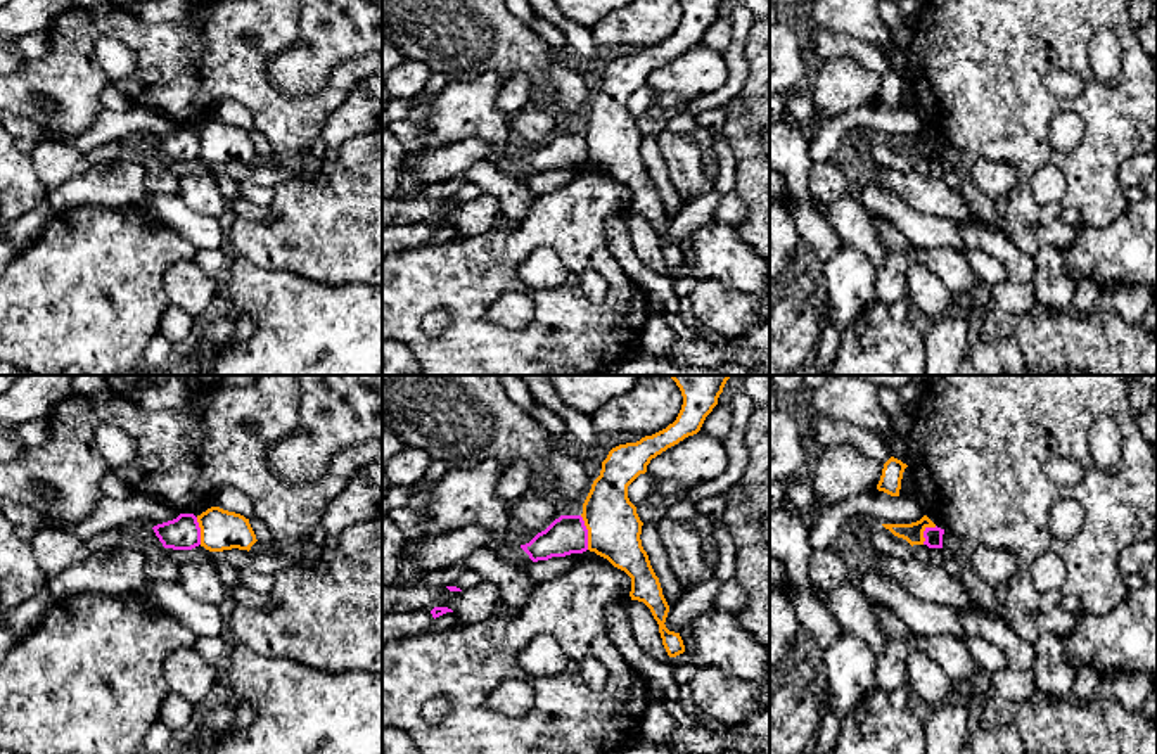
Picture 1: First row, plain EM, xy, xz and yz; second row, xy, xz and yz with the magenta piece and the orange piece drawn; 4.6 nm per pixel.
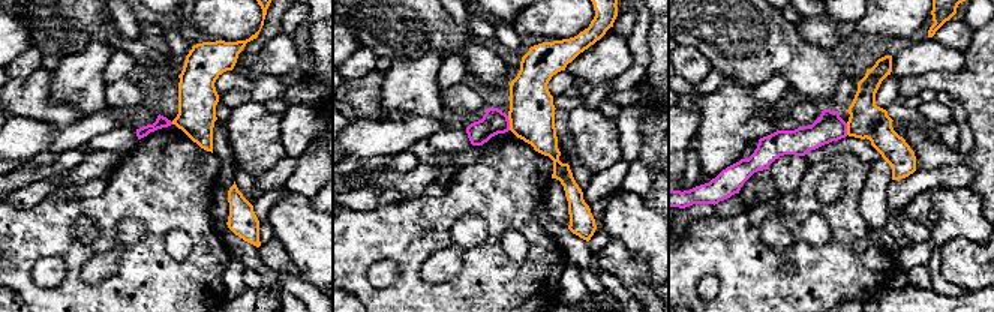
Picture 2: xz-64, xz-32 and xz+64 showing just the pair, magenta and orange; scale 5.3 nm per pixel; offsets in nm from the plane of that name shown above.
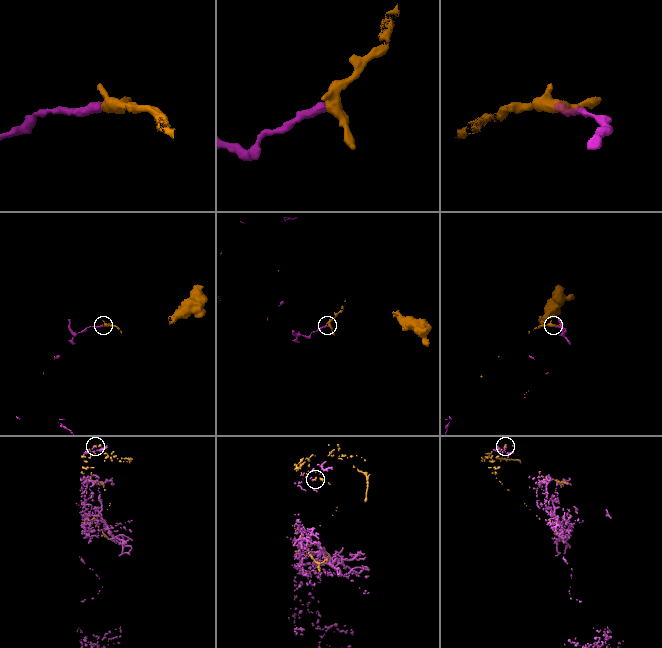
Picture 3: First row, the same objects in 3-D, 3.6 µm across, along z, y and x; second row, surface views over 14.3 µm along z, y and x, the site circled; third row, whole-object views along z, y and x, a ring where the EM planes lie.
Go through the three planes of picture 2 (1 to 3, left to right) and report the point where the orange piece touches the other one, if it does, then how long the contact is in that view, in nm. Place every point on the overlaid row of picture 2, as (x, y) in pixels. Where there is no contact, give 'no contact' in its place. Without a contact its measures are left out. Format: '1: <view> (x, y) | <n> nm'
1: no contact
2: xz-32 (508, 123) | 80 nm
3: xz+64 (846, 129) | 60 nm

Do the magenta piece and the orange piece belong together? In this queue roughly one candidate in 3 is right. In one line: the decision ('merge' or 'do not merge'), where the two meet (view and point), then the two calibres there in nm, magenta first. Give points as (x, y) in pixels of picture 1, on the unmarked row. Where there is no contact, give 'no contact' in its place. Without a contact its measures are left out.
do not merge | xz (587, 146) | 180/240 nm

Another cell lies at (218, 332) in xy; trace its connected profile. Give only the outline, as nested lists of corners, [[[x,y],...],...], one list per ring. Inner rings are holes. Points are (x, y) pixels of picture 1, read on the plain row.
[[[228,304],[211,318],[192,344],[178,351],[175,358],[159,370],[142,370],[137,375],[209,375],[202,365],[218,351],[235,342],[235,316],[237,311]]]

